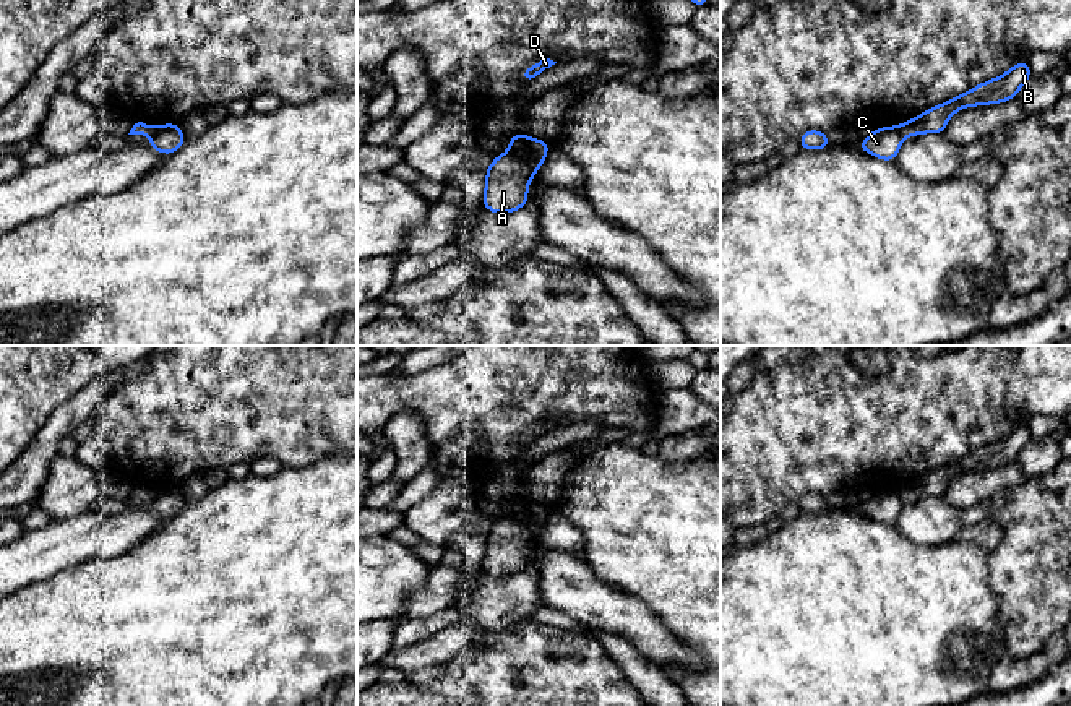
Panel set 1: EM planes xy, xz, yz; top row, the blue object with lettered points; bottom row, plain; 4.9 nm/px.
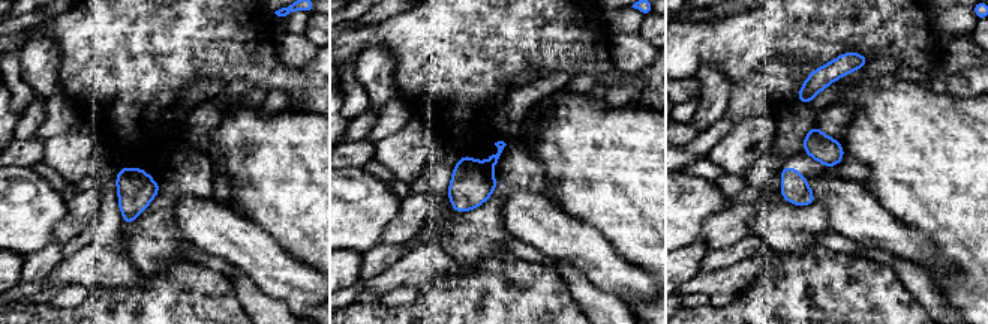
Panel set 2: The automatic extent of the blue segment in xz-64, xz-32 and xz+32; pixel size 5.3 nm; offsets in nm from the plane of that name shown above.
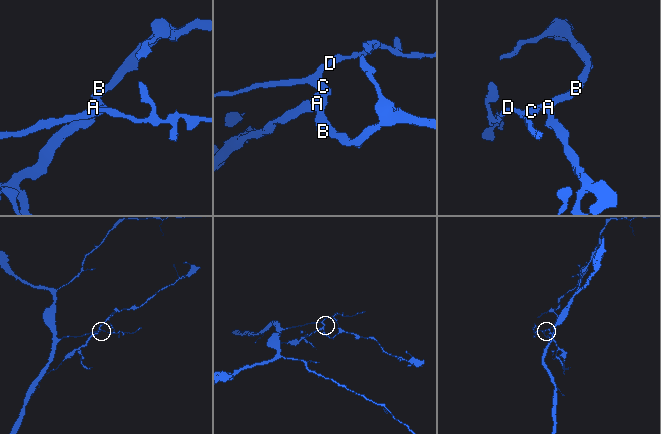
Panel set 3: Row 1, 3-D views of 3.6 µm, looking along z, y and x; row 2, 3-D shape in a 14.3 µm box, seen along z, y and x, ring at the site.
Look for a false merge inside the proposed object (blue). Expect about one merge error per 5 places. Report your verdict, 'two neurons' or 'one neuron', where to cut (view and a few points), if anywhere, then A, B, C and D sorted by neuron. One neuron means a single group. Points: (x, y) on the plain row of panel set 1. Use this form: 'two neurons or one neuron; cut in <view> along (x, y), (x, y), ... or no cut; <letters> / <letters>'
two neurons; cut in xz along (510, 515), (536, 534); A B / C D

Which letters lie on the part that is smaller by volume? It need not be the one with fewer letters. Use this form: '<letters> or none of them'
A, B

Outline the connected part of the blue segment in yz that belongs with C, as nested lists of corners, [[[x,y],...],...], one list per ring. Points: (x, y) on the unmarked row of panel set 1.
[[[881,490],[873,493],[858,510],[883,524],[894,524],[904,503],[897,490]]]

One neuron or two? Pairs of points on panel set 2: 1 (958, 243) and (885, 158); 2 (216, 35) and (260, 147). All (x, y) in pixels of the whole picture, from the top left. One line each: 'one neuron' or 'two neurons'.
1: one neuron
2: two neurons

